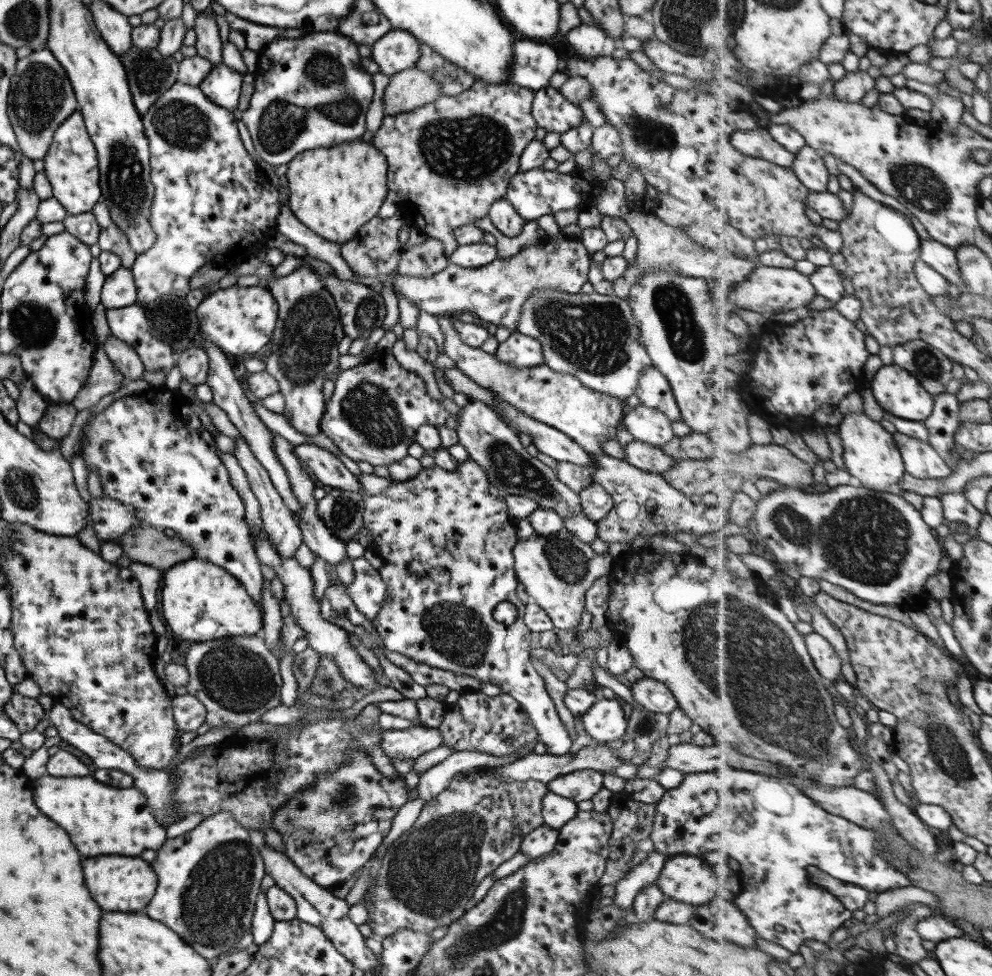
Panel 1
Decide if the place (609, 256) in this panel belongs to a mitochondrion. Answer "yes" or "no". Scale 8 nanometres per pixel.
no

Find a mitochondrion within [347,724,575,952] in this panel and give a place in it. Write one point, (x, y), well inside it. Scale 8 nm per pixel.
(430, 872)

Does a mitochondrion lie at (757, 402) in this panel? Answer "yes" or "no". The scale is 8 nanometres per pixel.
no

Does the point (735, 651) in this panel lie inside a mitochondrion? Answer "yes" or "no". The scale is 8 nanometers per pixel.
yes

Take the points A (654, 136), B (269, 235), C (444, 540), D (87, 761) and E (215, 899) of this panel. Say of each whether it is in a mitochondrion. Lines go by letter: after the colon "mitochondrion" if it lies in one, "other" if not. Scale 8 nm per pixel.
A: mitochondrion
B: other
C: other
D: other
E: mitochondrion

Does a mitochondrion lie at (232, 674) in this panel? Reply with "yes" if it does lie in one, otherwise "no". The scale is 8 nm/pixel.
yes

